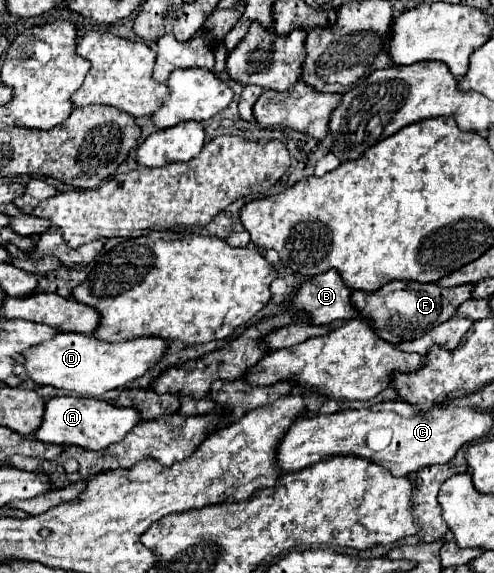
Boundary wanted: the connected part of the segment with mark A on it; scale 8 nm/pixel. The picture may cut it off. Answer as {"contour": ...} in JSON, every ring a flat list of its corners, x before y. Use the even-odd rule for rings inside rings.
{"contour":[[62,395,62,397,52,397,46,403,44,421,32,437,38,437,38,441,42,443,78,445,92,451,100,451,112,443,122,441,138,423,142,423,142,413,134,407,116,407,102,399]]}

